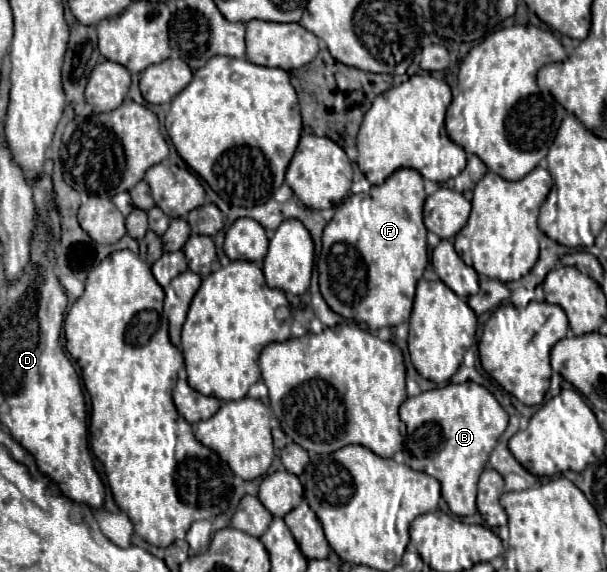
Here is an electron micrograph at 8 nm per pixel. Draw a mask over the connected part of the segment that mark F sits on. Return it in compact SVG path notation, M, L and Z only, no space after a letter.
M397 169L371 191L349 195L335 211L323 231L323 249L319 255L319 285L323 299L345 319L363 321L369 327L399 325L409 319L415 285L427 265L427 229L423 225L423 177L415 169Z

